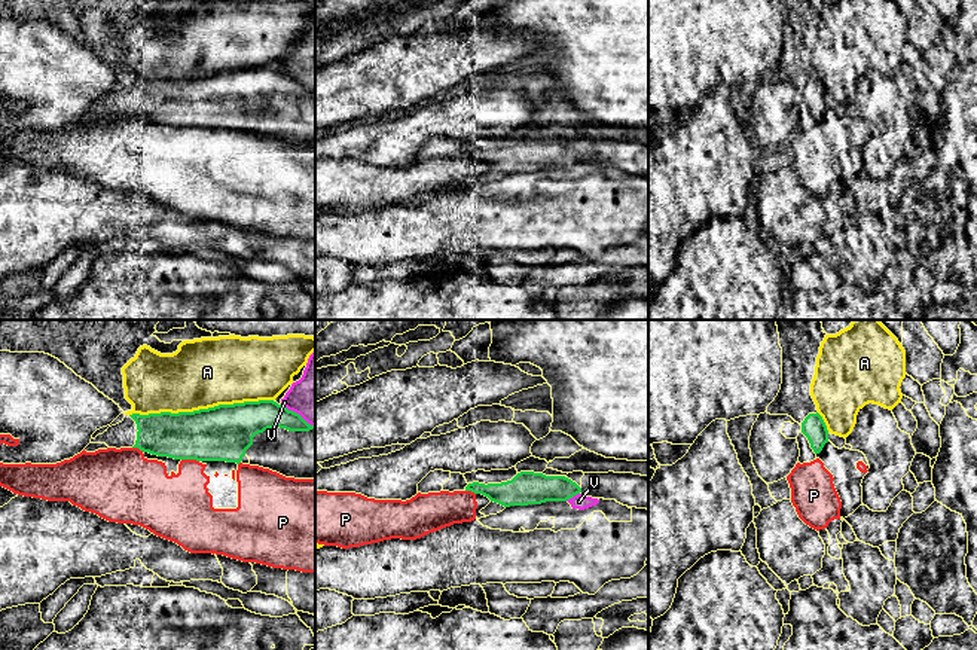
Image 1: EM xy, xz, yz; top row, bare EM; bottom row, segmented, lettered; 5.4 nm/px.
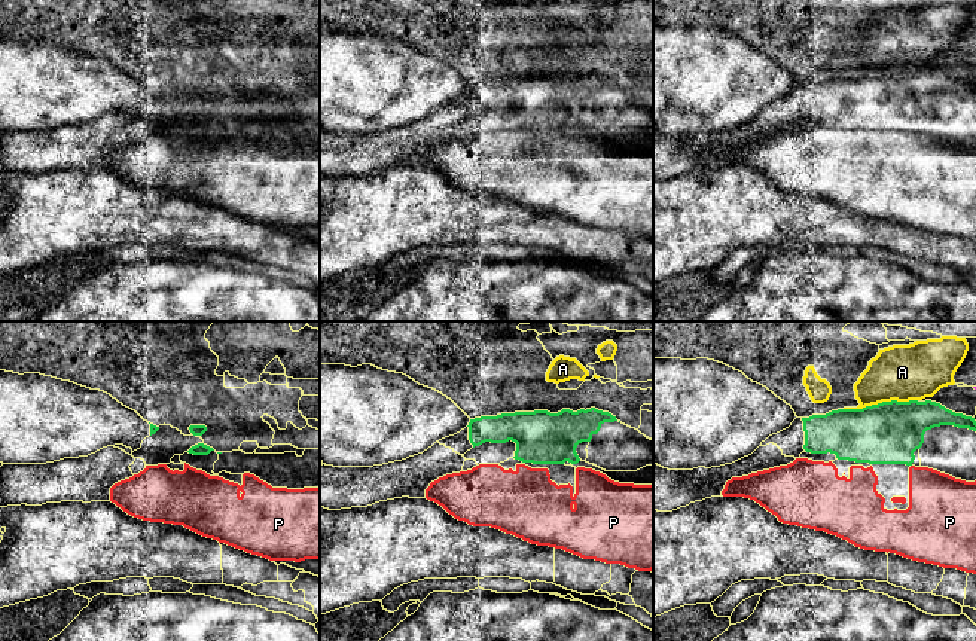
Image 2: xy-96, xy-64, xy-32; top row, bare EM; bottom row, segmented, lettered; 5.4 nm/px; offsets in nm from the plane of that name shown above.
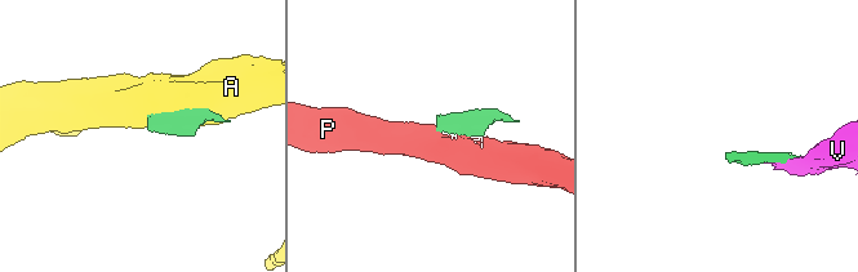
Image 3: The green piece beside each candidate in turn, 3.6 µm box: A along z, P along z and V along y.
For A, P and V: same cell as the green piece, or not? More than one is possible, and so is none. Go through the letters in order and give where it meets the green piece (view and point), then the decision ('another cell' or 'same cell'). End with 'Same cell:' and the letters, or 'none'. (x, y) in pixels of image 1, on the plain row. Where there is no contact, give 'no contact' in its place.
A: contact xy (201, 76); another cell
P: contact xy (191, 125); another cell
V: contact xz (571, 164); another cell
Same cell: none

